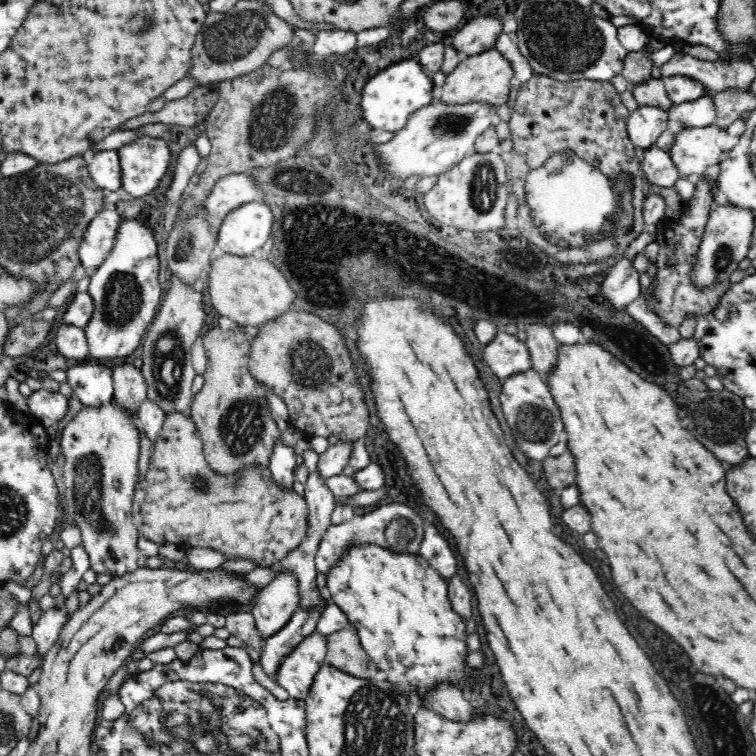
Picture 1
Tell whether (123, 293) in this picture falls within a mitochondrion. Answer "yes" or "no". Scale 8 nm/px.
yes

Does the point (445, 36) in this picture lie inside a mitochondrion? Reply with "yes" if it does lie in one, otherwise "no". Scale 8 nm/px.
no

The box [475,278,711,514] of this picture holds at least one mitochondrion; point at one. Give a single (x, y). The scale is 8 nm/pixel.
(532, 423)

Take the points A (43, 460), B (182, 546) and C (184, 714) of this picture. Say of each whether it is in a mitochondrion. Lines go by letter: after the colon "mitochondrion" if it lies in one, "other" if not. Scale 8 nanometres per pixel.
A: other
B: other
C: mitochondrion

